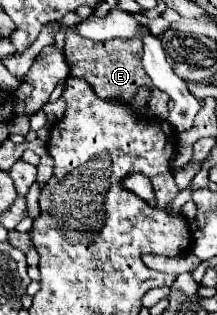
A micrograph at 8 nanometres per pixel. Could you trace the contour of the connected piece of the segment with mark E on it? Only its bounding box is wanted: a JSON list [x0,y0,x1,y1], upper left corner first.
[65,32,169,120]

